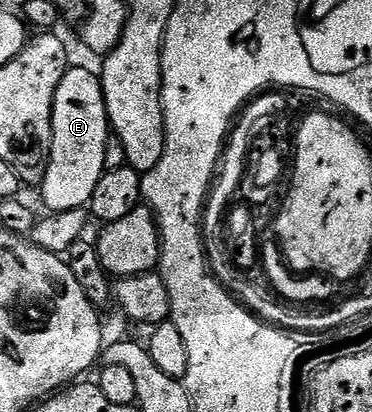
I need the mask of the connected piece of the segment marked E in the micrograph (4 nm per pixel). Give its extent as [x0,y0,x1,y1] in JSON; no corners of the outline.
[42,67,112,213]

